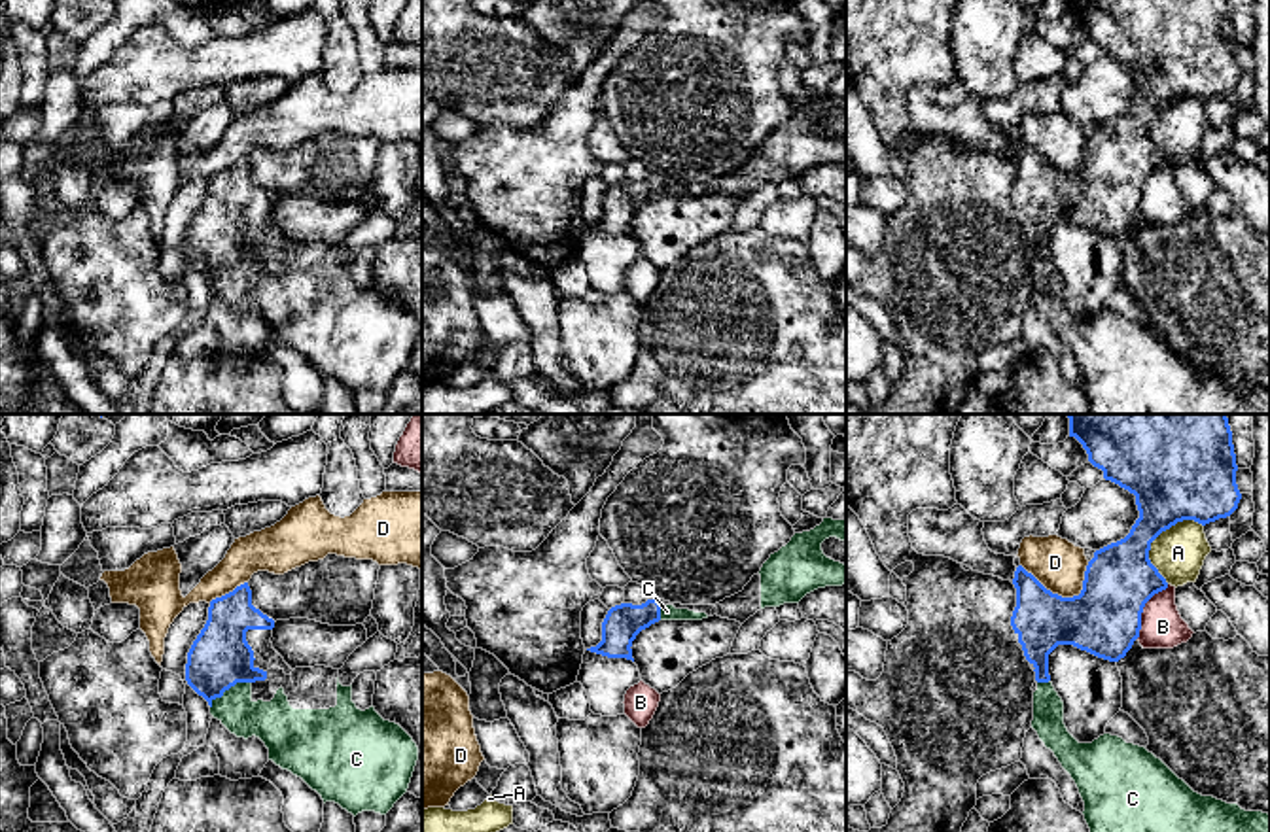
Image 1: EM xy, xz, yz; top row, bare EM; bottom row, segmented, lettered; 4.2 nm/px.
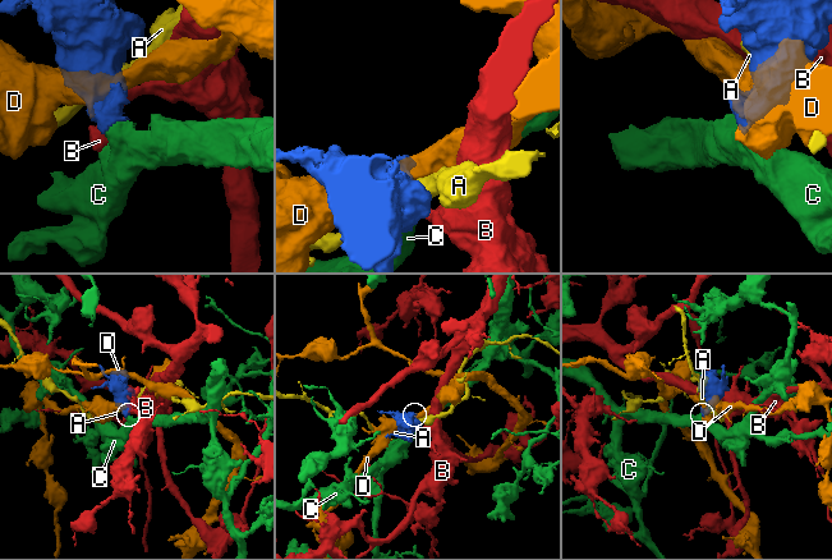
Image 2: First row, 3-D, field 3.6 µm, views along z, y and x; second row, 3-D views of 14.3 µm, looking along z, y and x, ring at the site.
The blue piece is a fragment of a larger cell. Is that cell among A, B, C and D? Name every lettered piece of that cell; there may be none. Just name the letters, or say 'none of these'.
C

